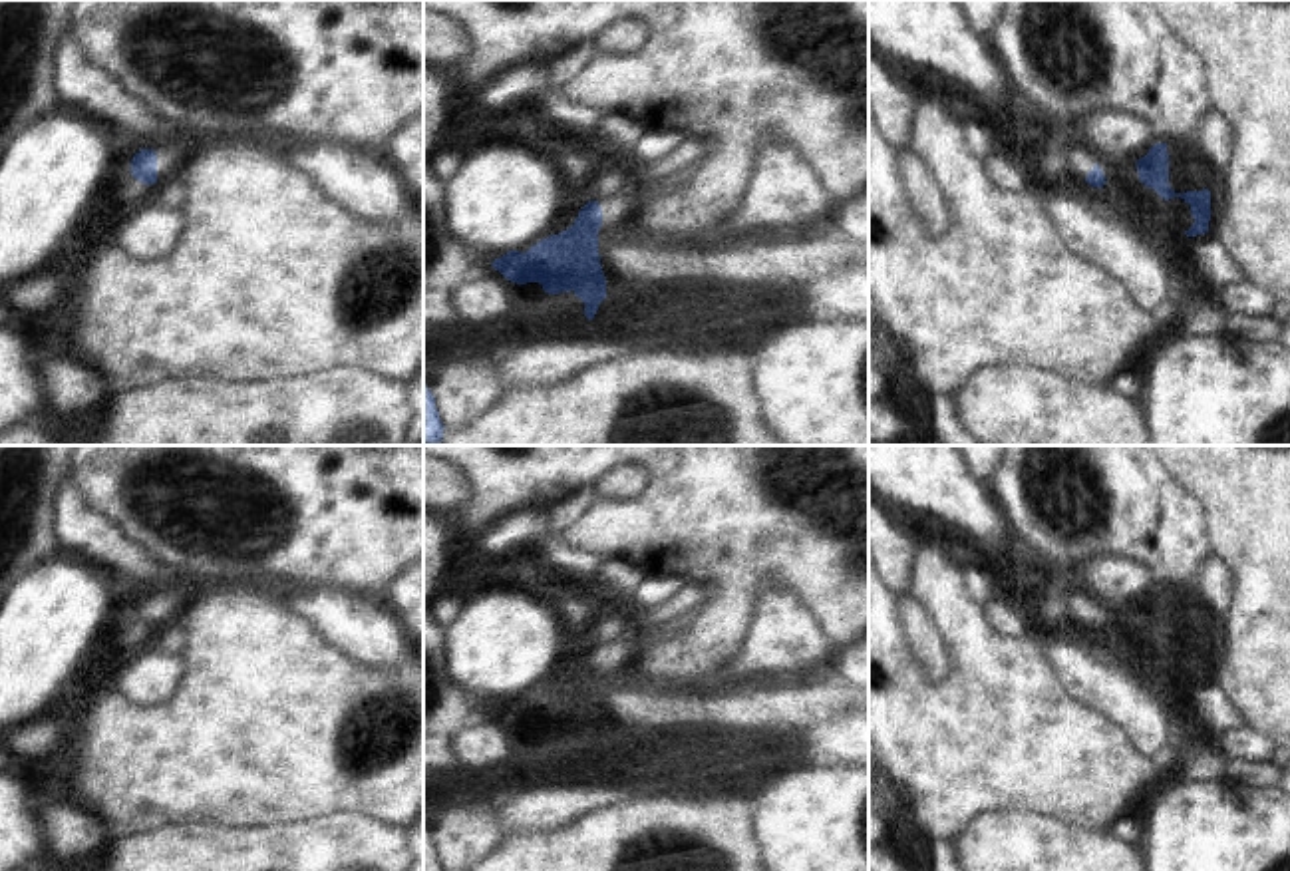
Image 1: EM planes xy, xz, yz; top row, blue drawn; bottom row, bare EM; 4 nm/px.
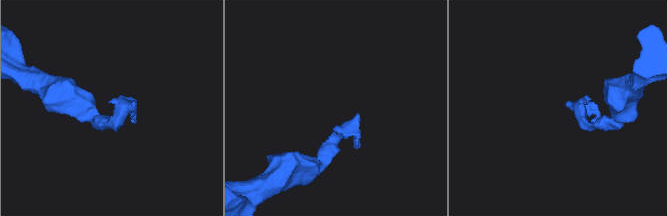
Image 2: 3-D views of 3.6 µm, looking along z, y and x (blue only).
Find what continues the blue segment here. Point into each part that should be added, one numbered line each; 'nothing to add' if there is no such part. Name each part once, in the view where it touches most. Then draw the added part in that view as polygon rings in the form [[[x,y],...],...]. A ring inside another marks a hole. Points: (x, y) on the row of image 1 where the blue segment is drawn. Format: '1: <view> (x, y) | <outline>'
1: xy (169, 152) | [[[169,133],[157,147],[157,181],[167,181],[183,173],[183,145],[185,135]]]

